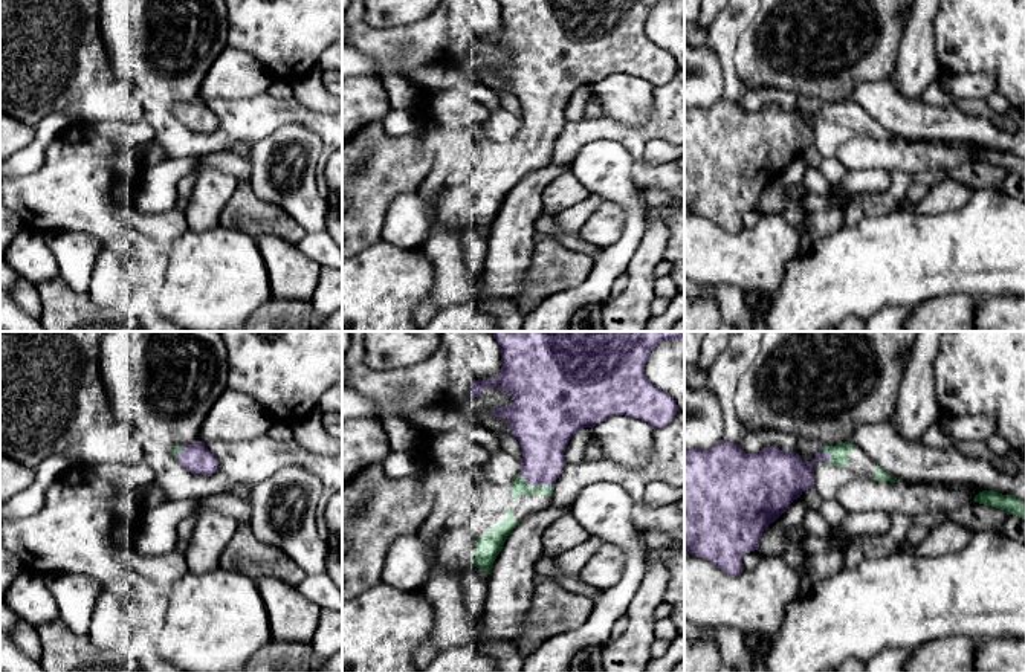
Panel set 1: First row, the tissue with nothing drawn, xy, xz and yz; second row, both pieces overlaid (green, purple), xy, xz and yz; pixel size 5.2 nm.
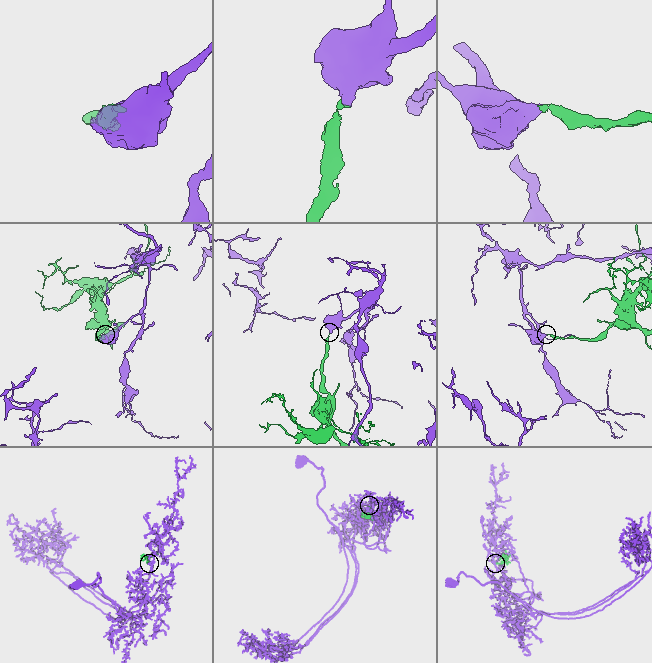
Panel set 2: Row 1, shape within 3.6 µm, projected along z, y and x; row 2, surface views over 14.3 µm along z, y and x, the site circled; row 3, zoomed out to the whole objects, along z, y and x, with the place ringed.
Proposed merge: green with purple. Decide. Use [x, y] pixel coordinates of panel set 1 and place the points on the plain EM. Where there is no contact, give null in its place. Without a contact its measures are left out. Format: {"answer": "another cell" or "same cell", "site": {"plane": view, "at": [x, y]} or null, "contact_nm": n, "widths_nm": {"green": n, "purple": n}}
{"answer": "same cell", "site": {"plane": "xz", "at": [536, 144]}, "contact_nm": 180, "widths_nm": {"green": 90, "purple": 240}}

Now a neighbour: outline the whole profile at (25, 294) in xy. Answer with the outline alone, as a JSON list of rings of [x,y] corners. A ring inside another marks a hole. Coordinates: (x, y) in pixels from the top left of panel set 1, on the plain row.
[[[18,276],[9,295],[20,310],[27,313],[31,318],[41,319],[41,299],[37,286]]]

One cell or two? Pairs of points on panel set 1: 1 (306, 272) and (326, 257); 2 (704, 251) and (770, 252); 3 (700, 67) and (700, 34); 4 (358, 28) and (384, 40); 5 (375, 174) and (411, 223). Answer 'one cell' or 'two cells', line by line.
1: two cells
2: one cell
3: two cells
4: one cell
5: two cells

